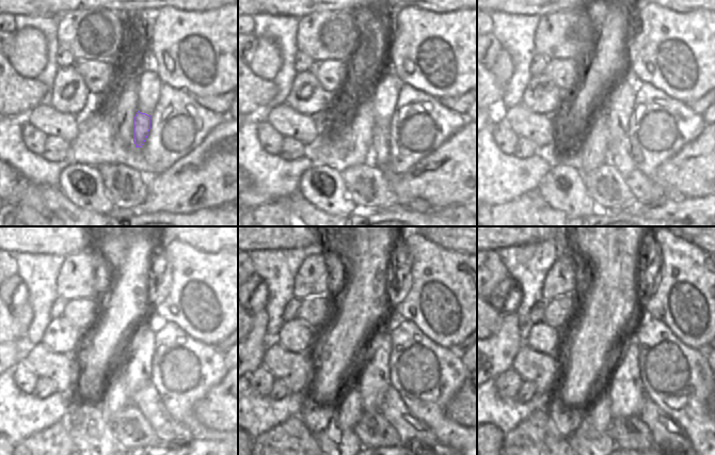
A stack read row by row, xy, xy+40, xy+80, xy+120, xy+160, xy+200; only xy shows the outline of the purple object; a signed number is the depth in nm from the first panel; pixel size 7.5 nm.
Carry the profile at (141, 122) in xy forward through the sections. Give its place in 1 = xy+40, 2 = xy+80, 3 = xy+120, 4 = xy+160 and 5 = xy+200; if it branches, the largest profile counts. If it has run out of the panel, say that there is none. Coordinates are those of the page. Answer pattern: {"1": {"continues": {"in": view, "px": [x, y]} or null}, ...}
{"1": {"continues": {"in": "xy+40", "px": [380, 146]}}, "2": {"continues": {"in": "xy+80", "px": [646, 191]}}, "3": {"continues": {"in": "xy+120", "px": [172, 433]}}, "4": {"continues": {"in": "xy+160", "px": [412, 432]}}, "5": {"continues": {"in": "xy+200", "px": [668, 437]}}}

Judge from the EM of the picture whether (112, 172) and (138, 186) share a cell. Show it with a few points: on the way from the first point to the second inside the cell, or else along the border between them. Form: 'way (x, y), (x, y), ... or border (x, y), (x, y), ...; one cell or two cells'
way (118, 177), (128, 187), (131, 187); one cell

